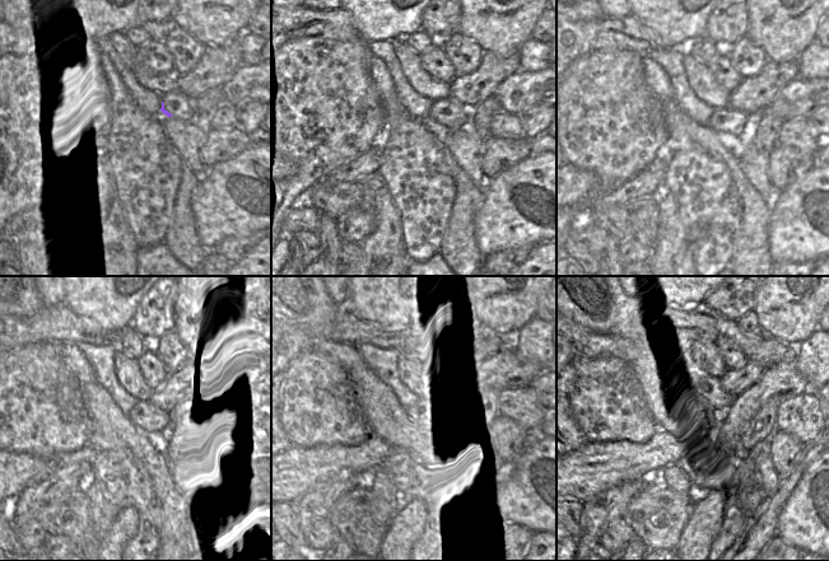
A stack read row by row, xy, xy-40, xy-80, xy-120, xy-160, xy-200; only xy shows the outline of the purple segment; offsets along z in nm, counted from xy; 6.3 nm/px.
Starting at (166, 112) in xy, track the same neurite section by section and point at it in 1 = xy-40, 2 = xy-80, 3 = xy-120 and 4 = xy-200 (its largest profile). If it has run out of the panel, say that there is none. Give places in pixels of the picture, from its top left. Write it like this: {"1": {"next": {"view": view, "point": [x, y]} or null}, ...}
{"1": {"next": {"view": "xy-40", "point": [442, 121]}}, "2": {"next": {"view": "xy-80", "point": [731, 127]}}, "3": {"next": {"view": "xy-120", "point": [147, 416]}}, "4": {"next": {"view": "xy-200", "point": [708, 403]}}}

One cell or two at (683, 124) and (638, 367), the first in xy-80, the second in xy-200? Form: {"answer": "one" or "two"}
{"answer": "one"}

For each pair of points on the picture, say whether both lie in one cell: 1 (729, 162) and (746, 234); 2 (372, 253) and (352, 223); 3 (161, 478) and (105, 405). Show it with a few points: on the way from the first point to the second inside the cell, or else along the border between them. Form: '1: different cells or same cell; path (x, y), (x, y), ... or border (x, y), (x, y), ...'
1: same cell; path (739, 180), (748, 196), (748, 216)
2: different cells; border (373, 213), (373, 230), (353, 262)
3: same cell; path (153, 461), (115, 422)

